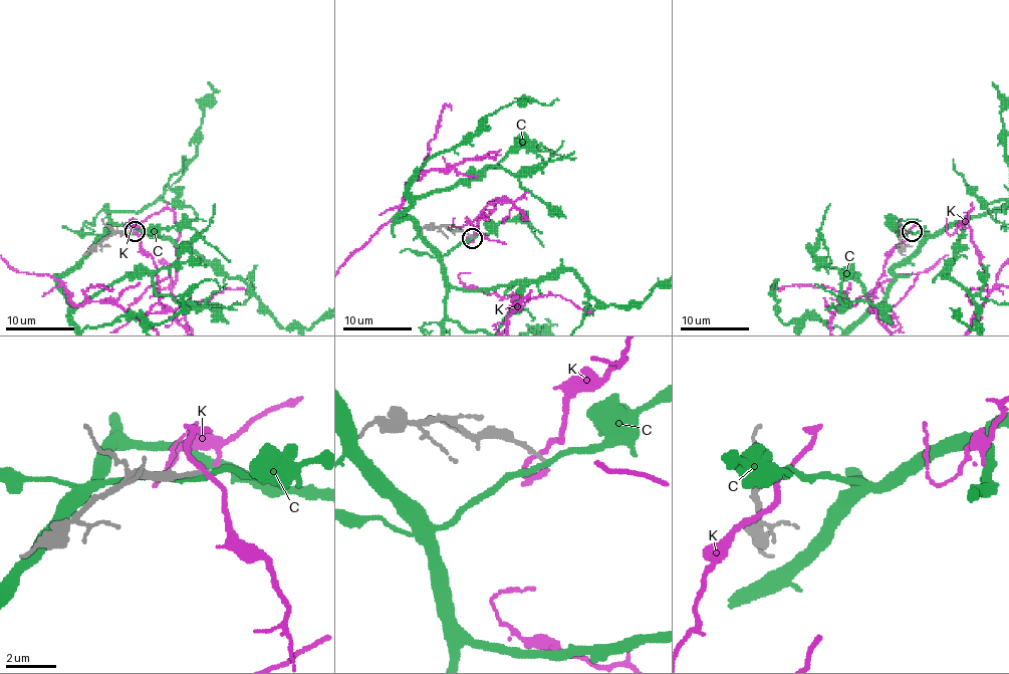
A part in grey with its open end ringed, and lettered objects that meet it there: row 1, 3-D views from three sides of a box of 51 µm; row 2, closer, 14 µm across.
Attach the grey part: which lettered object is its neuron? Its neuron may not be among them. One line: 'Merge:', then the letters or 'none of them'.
Merge: none of them

